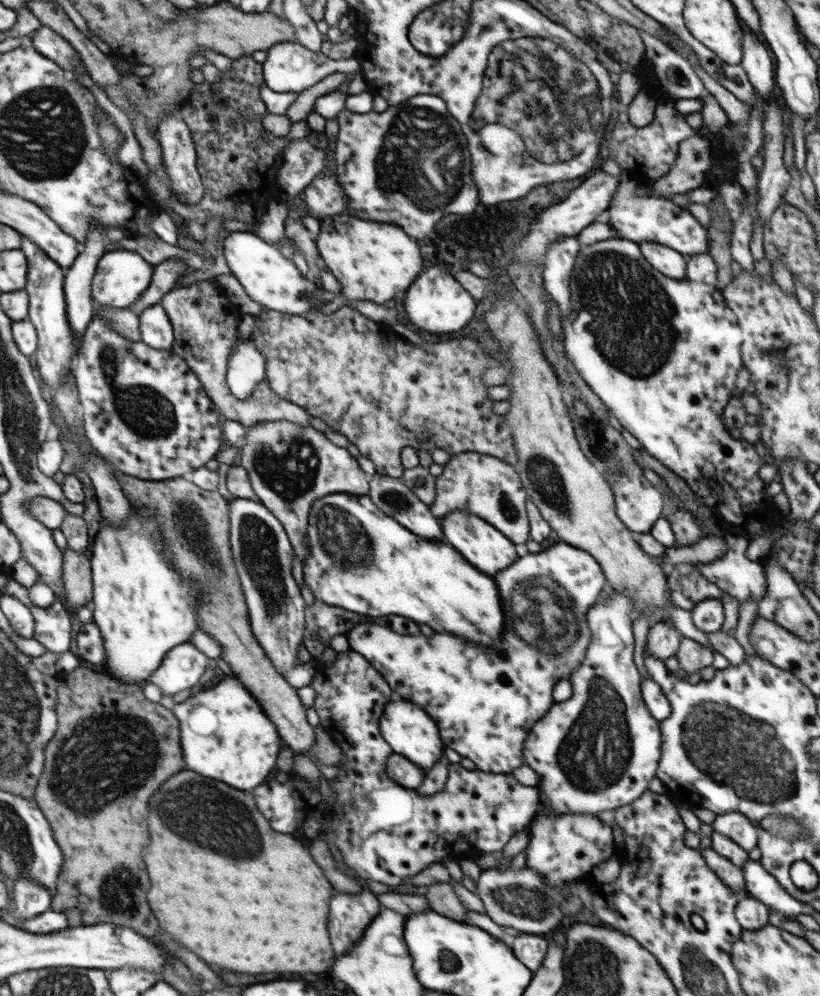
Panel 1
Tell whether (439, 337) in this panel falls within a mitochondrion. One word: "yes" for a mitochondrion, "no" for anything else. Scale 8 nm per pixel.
no

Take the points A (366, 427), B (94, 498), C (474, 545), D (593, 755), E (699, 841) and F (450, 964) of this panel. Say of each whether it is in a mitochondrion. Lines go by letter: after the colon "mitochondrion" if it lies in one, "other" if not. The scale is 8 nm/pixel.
A: other
B: other
C: other
D: mitochondrion
E: other
F: mitochondrion

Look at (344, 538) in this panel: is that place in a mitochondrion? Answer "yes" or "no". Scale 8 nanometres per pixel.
yes

